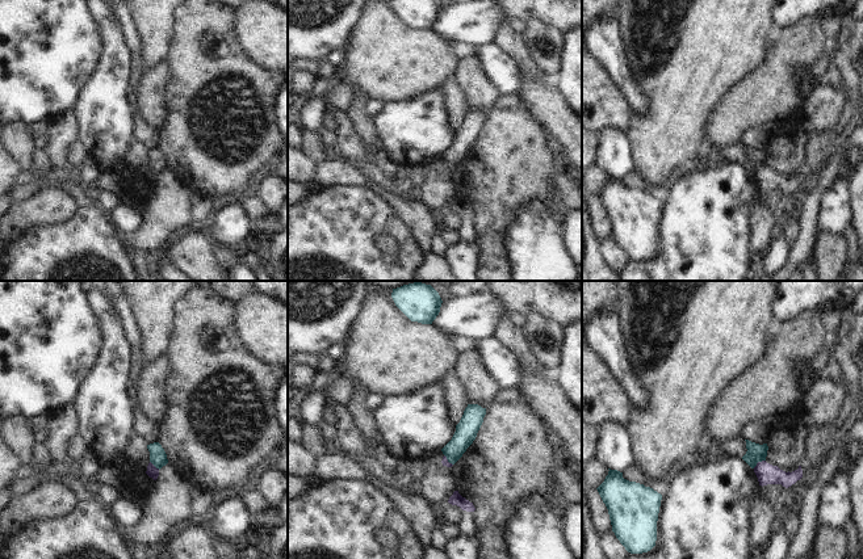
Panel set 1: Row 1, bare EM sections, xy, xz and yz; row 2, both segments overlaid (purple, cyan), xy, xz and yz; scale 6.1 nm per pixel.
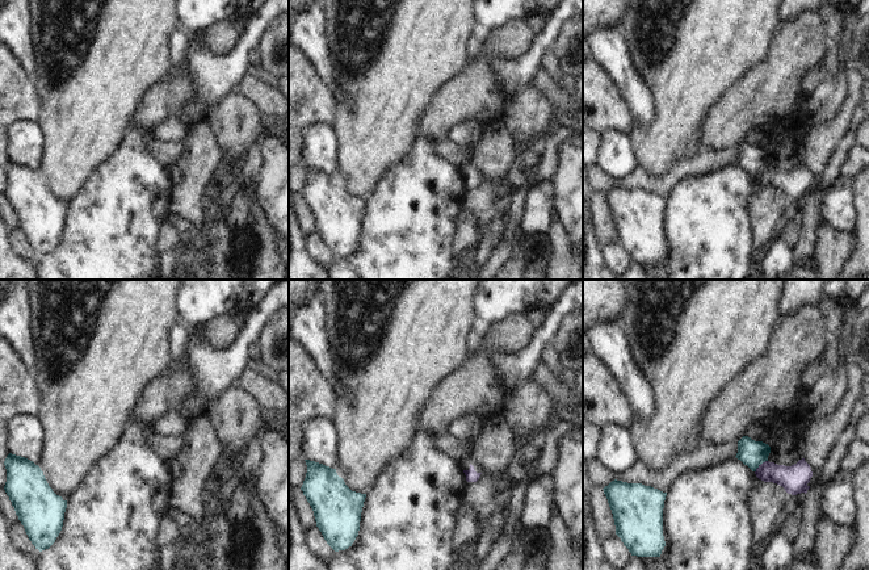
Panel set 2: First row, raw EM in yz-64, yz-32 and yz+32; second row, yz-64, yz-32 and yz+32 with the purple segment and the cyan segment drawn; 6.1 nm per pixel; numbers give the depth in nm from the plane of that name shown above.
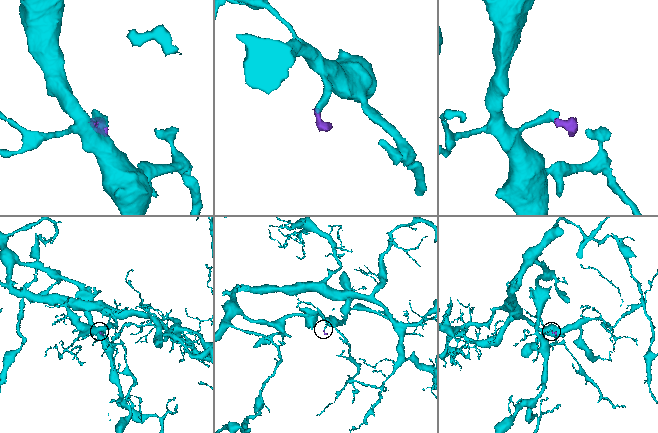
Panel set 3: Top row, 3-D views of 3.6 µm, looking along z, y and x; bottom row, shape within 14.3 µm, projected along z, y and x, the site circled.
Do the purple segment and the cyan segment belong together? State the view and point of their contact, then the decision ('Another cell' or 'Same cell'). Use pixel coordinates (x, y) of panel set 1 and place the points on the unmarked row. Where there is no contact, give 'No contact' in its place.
Touches purple at yz (758, 168). Another cell

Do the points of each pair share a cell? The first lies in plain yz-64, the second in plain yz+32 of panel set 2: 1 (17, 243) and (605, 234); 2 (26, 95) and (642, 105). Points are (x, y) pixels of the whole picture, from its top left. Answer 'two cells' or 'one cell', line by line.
1: two cells
2: two cells

